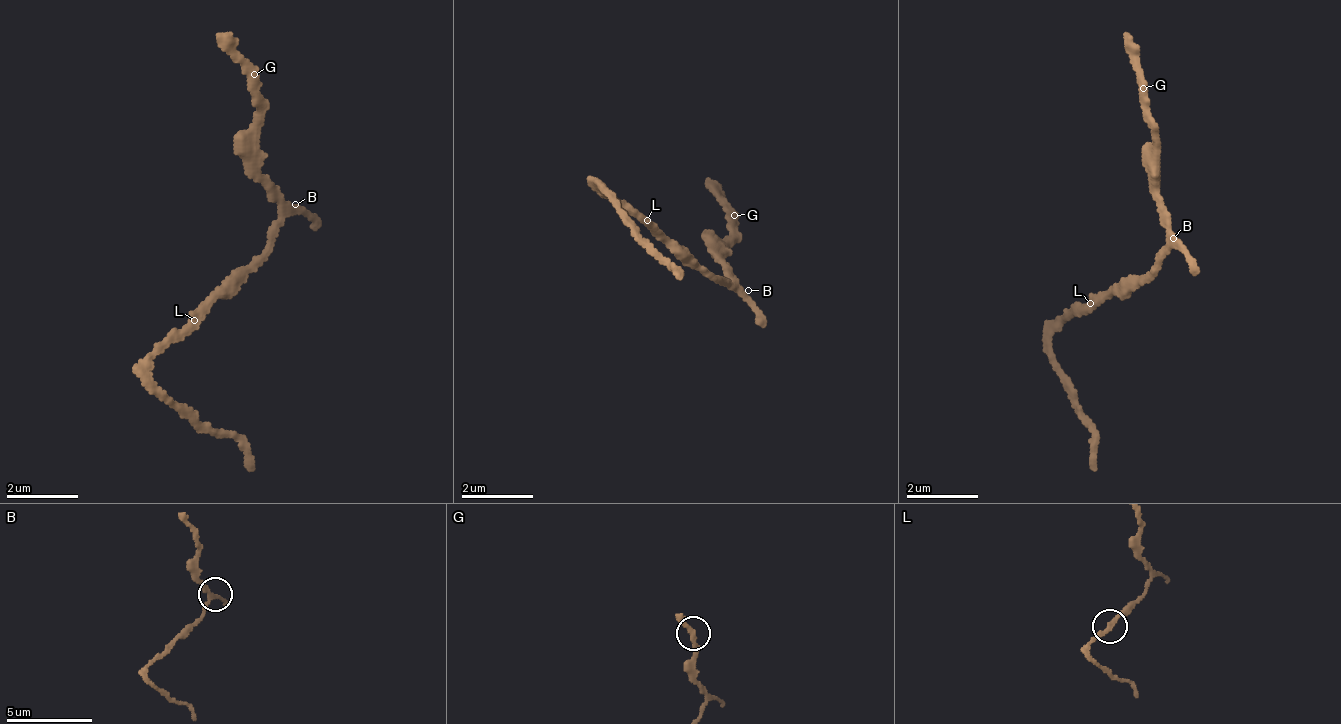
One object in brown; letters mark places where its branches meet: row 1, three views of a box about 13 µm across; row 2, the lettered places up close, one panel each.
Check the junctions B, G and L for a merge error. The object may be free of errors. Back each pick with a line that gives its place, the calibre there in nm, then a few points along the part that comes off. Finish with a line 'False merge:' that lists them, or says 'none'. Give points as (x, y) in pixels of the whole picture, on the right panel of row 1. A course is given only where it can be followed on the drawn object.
False merge: none

